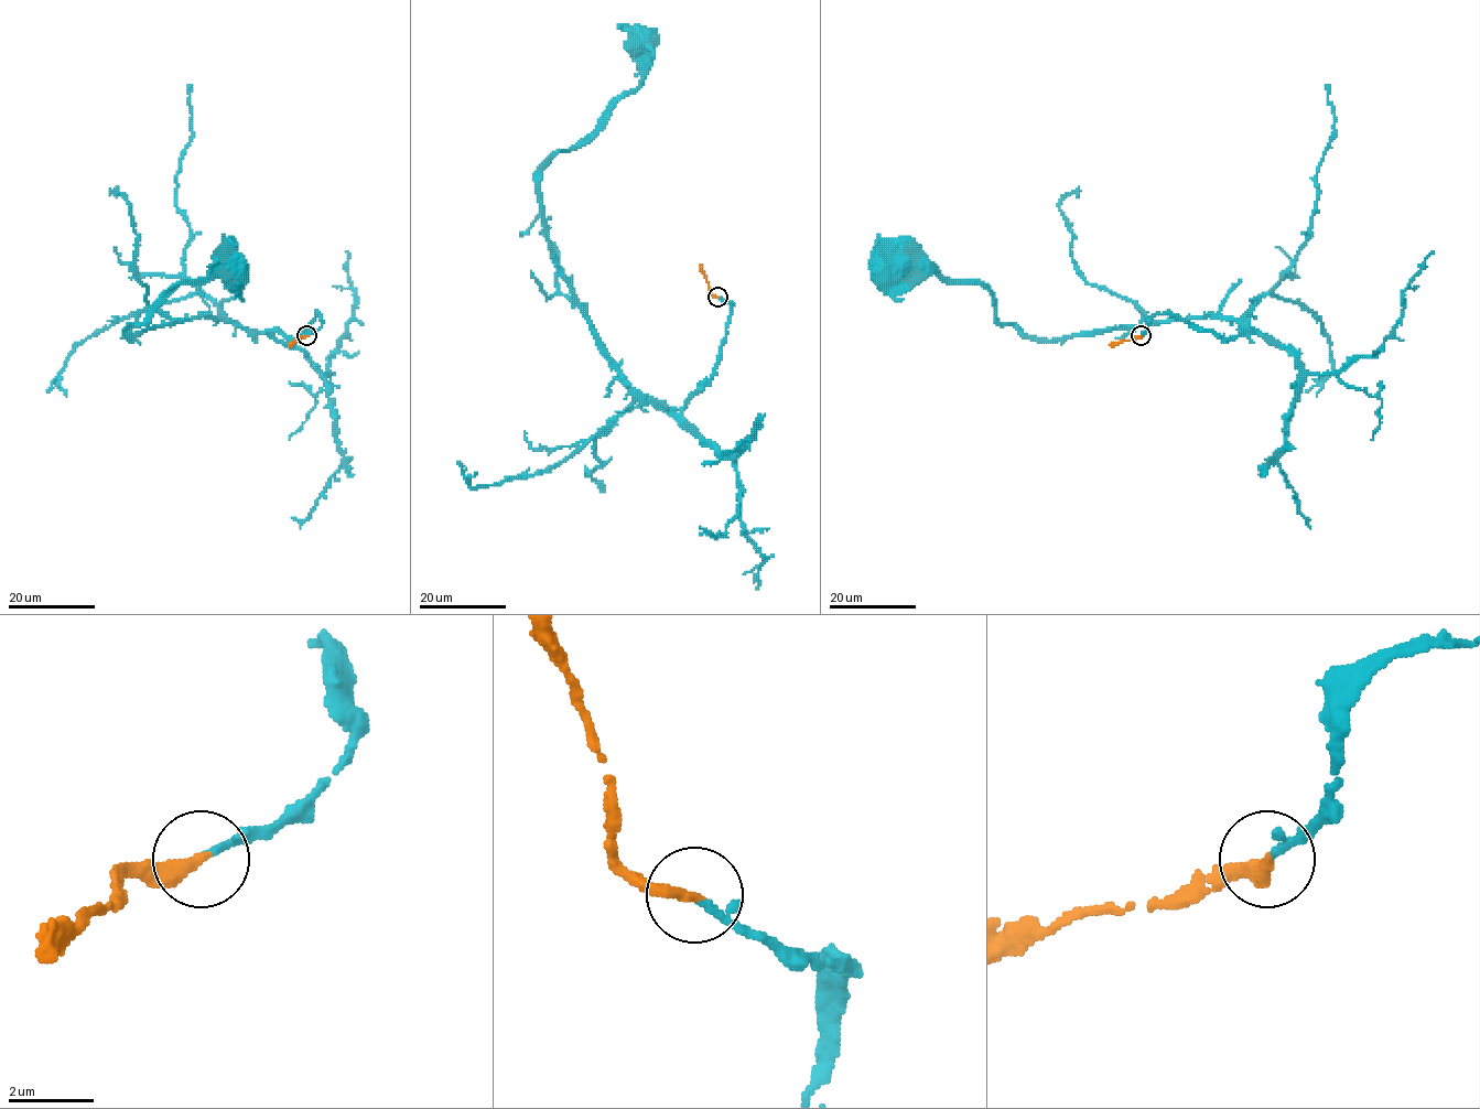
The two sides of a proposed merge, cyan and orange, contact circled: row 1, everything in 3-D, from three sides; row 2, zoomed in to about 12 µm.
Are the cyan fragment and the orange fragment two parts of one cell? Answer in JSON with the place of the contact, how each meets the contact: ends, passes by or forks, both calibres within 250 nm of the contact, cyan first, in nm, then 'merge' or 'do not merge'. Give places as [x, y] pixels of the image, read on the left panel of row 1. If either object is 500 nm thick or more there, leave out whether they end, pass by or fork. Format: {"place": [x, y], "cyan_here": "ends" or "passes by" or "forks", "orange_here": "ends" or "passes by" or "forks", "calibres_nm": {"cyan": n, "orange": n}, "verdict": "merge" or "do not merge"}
{"place": [306, 335], "cyan_here": "passes by", "orange_here": "ends", "calibres_nm": {"cyan": 110, "orange": 320}, "verdict": "merge"}

